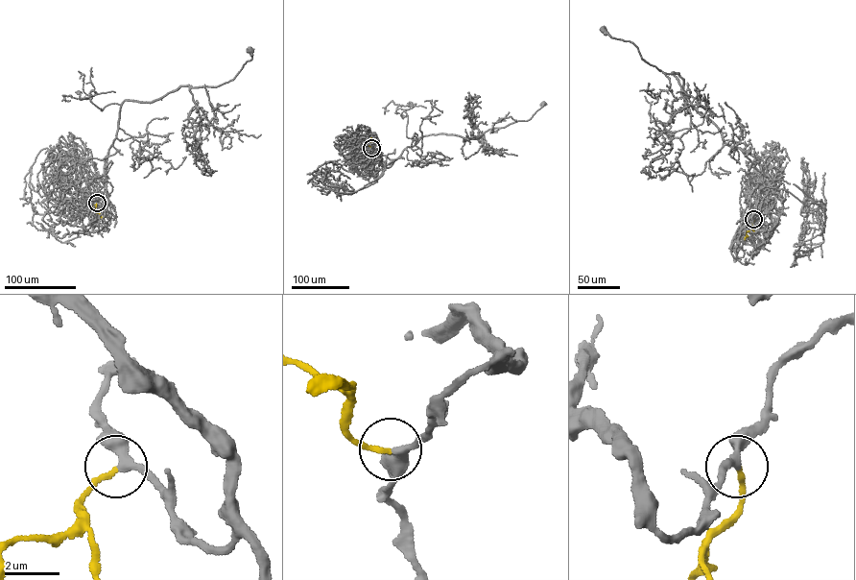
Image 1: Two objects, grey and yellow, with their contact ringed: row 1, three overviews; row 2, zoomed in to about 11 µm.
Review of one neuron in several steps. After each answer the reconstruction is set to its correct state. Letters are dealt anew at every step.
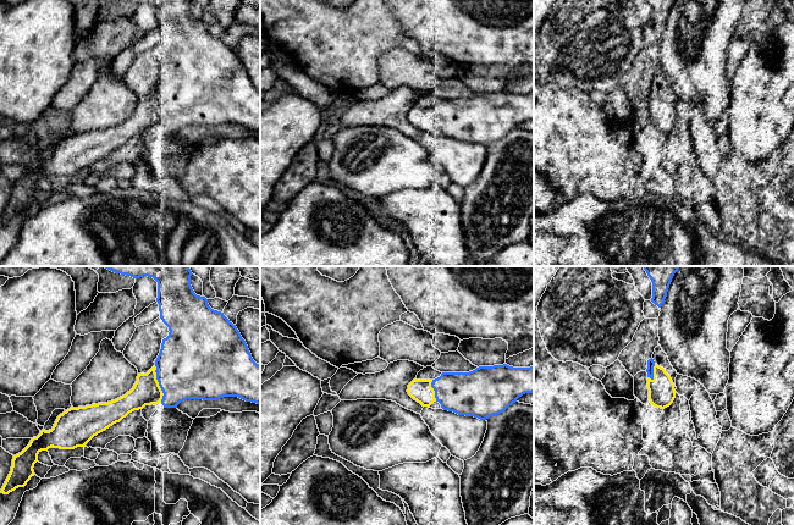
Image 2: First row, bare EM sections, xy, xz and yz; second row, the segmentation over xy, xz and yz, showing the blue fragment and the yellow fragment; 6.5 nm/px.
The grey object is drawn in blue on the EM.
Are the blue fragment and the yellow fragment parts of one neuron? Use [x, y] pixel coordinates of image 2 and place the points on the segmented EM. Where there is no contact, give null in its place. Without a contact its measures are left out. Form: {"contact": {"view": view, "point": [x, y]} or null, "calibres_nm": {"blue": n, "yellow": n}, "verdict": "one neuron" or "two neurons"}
{"contact": {"view": "xy", "point": [159, 383]}, "calibres_nm": {"blue": 440, "yellow": 180}, "verdict": "one neuron"}

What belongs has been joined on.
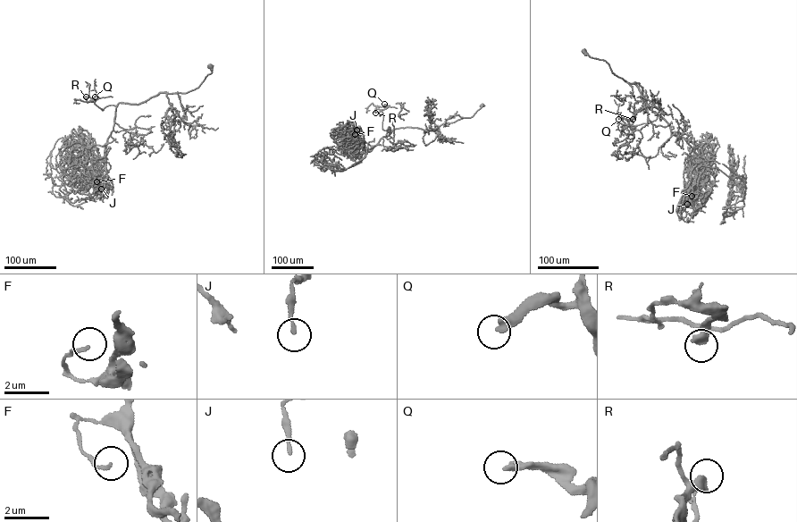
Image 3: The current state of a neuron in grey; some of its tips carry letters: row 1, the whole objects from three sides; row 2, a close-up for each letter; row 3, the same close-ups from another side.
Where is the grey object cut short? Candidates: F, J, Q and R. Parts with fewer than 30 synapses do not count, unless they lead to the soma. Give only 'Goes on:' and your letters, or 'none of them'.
Goes on: Q, R

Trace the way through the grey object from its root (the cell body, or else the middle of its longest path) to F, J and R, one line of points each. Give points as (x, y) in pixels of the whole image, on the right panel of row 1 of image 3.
F: (585, 51), (625, 81), (639, 83), (645, 105), (674, 135), (700, 147), (703, 157), (689, 176), (692, 196)
J: (585, 51), (639, 83), (645, 105), (700, 147), (687, 204)
R: (585, 51), (605, 61), (625, 81), (641, 88), (644, 104), (656, 113), (657, 119), (629, 124), (633, 119)

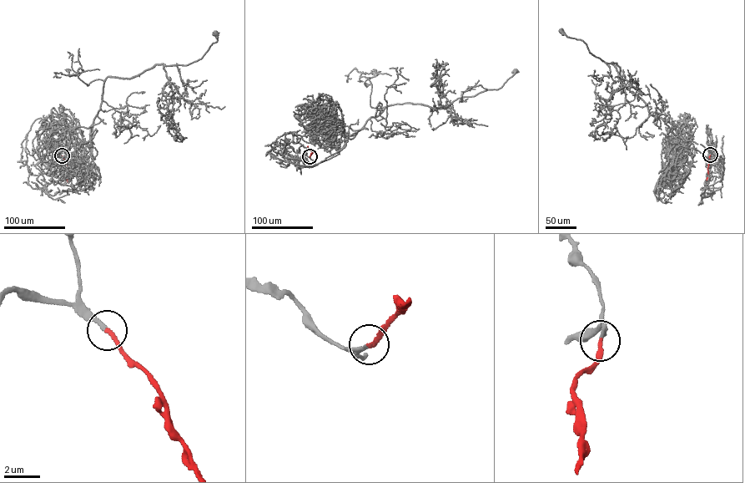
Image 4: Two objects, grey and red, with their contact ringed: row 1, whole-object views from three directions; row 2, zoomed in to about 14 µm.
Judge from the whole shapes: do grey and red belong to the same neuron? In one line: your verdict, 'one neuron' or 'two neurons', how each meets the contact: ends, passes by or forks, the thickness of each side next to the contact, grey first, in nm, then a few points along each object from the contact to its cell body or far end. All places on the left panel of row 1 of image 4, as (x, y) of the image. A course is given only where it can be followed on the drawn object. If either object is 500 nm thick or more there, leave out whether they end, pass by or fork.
one neuron | grey ends | red ends | 180/200 nm | grey via (62, 155), (50, 164), (84, 168), (97, 154), (90, 129), (107, 78), (188, 64), (215, 33) | red via (62, 155), (69, 168), (66, 176), (67, 181)

